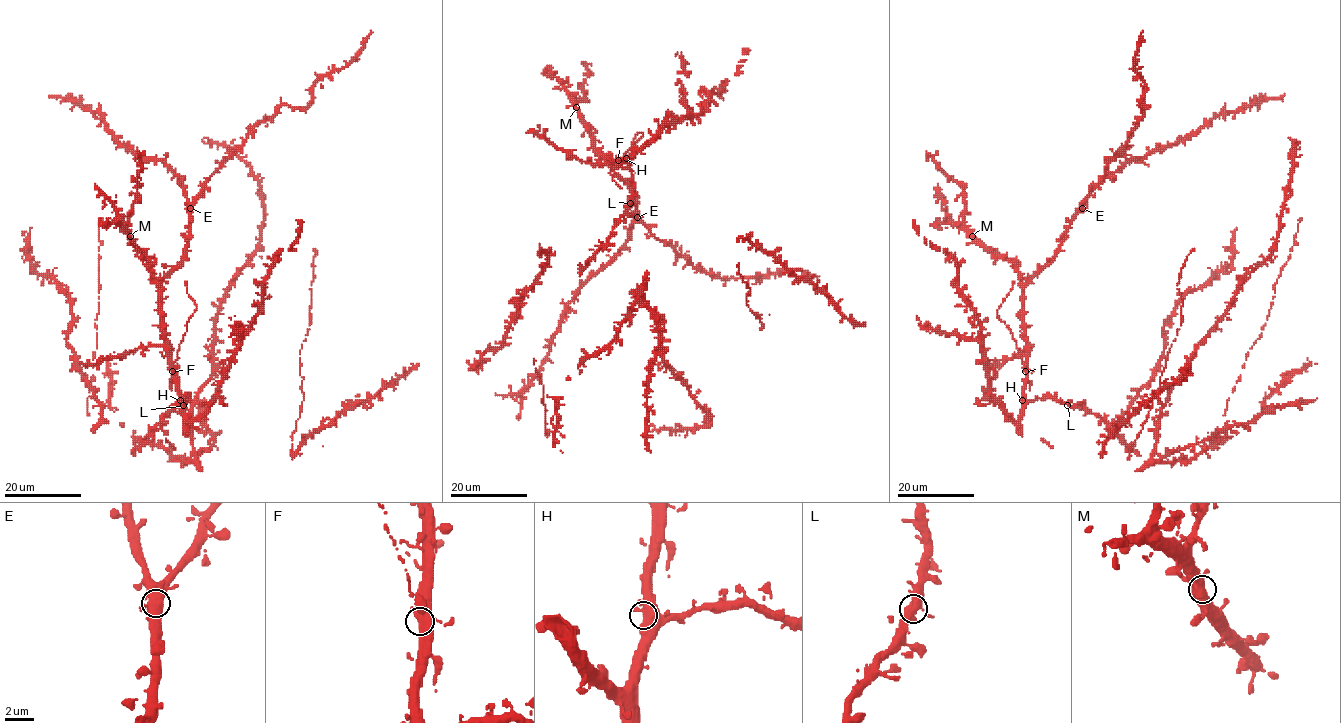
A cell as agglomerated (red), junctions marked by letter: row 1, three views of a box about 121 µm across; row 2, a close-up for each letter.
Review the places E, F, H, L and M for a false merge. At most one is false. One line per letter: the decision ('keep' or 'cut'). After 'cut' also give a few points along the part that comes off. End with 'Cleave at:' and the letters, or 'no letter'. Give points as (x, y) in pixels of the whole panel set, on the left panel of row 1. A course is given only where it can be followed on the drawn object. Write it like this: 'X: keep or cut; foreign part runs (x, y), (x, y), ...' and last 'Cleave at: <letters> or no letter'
E: keep
F: keep
H: keep
L: keep
M: keep
Cleave at: no letter

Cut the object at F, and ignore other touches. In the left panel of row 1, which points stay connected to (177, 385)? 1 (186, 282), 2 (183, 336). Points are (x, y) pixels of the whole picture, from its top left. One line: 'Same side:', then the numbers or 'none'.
Same side: none

